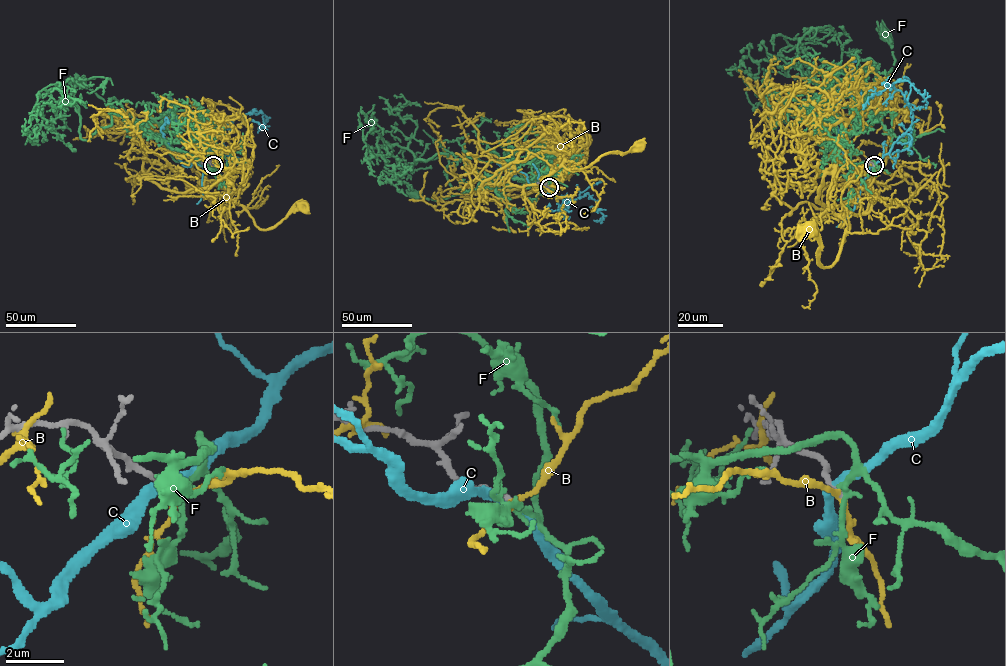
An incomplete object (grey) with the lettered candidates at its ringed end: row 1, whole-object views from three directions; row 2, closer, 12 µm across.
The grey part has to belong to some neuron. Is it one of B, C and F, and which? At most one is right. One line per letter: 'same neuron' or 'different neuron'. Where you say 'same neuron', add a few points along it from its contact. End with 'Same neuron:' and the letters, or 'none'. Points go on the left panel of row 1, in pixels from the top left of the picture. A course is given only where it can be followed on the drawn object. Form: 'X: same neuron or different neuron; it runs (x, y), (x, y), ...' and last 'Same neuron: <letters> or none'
B: different neuron
C: different neuron
F: different neuron
Same neuron: none

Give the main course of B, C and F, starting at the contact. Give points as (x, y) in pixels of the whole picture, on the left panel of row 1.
B: (213, 165), (223, 166), (229, 172), (234, 190), (227, 198), (240, 204), (260, 228), (273, 227), (303, 204)
C: (212, 165), (221, 157), (223, 140), (232, 126), (231, 119), (260, 111), (267, 118), (258, 129)
F: (213, 165), (204, 166), (149, 131), (131, 126), (129, 123), (143, 122), (106, 105), (78, 81)

